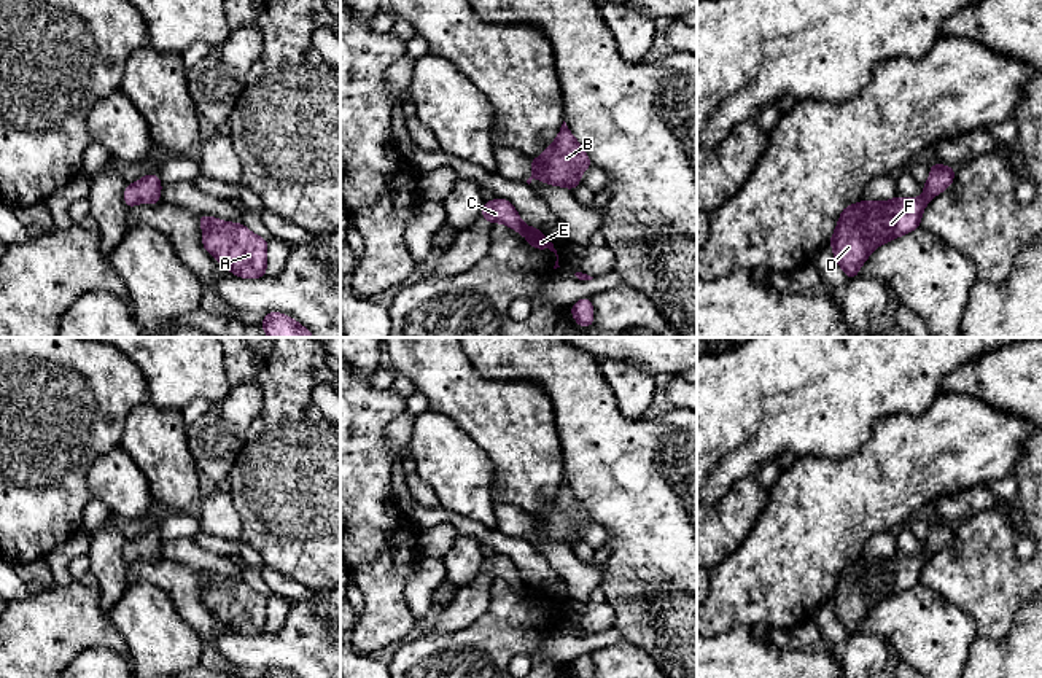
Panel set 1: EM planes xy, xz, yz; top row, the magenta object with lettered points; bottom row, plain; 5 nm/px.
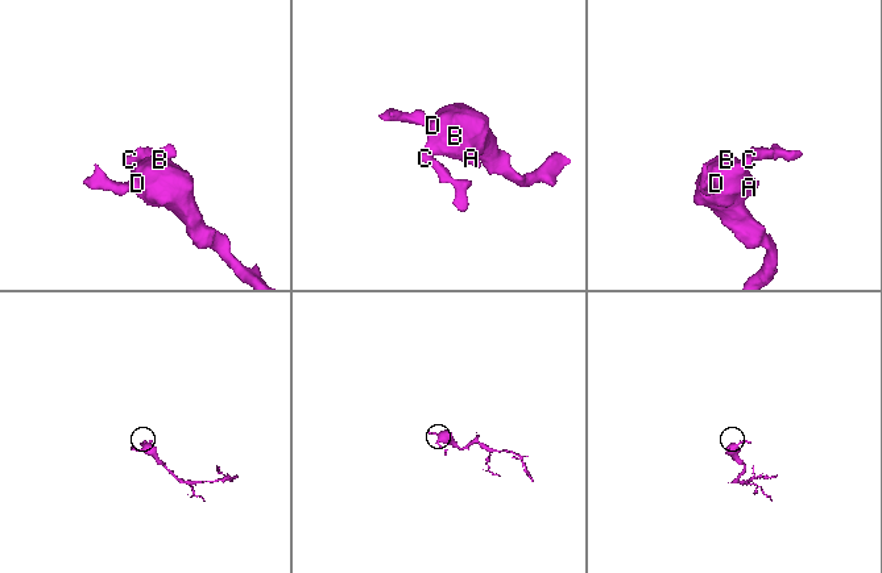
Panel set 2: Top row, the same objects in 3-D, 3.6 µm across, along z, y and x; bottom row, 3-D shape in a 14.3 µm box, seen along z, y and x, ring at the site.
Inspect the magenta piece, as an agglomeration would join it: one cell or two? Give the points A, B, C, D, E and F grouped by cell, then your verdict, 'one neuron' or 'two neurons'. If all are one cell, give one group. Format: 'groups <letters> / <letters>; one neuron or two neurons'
groups A B C D E F; one neuron

